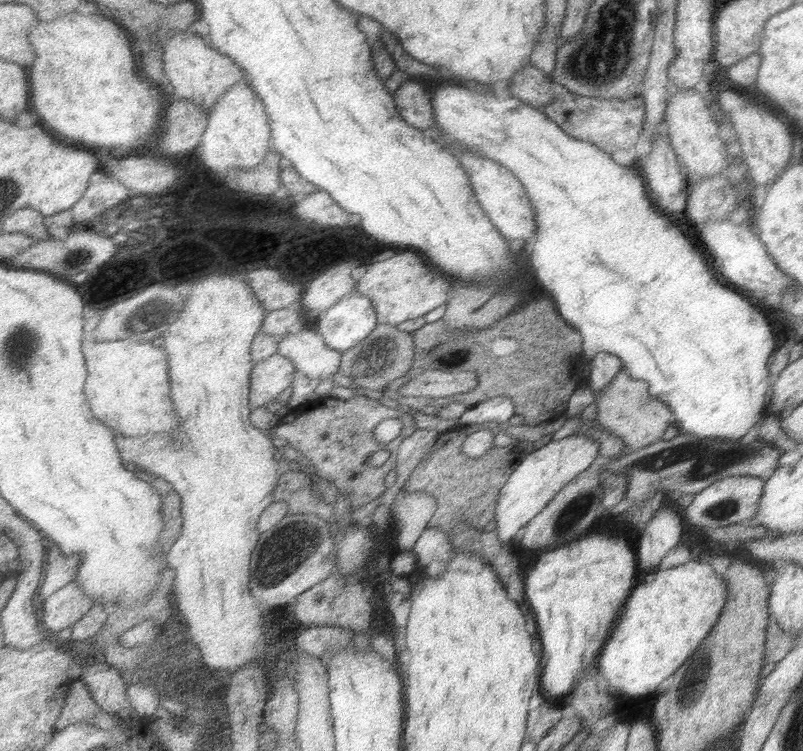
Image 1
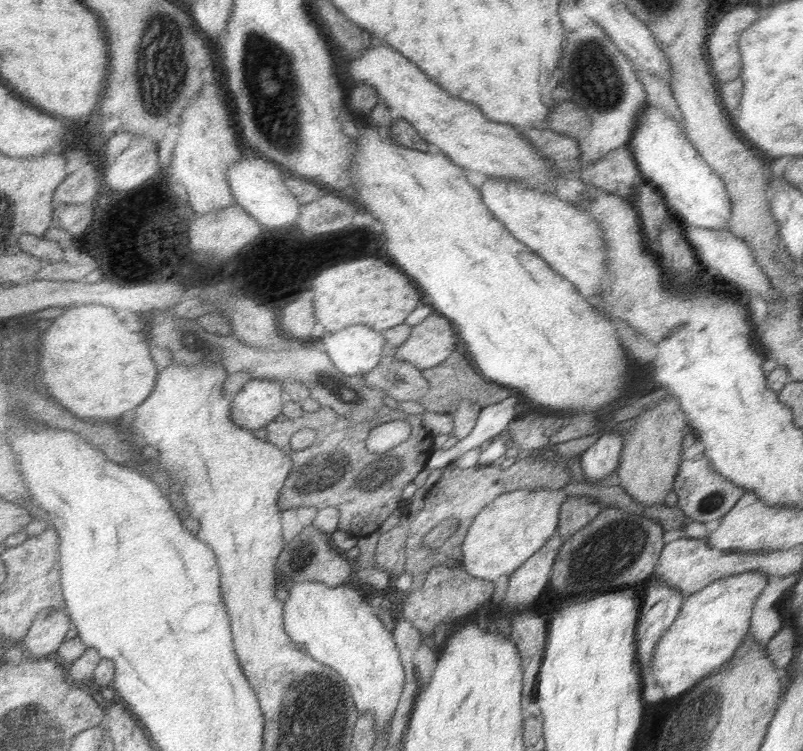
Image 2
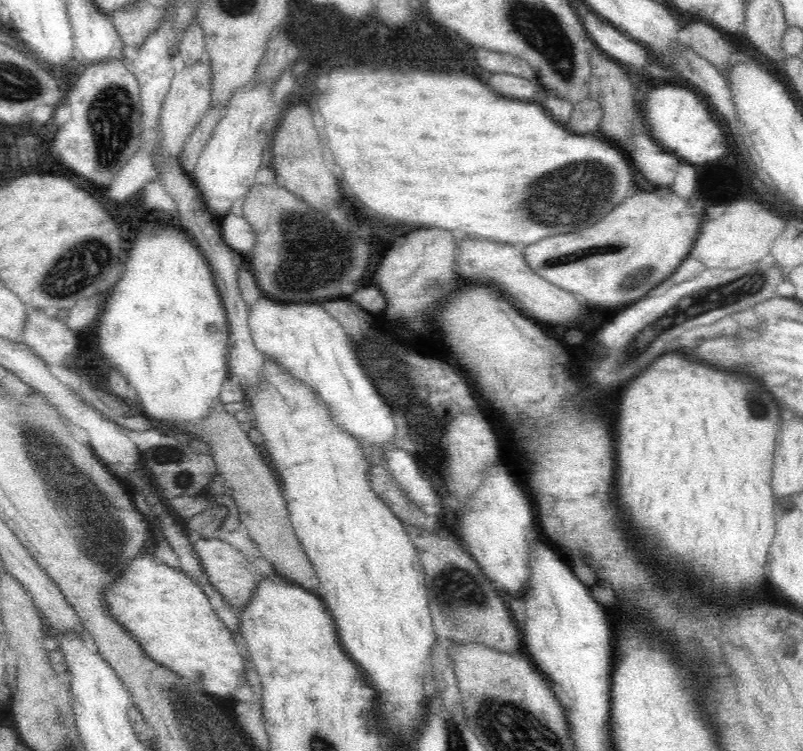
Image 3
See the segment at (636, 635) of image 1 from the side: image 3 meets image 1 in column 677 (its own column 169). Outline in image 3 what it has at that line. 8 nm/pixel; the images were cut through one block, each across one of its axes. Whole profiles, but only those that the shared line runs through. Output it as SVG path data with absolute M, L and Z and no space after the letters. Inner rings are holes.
M142 552L142 556L132 560L126 574L120 576L118 582L106 588L104 602L106 602L106 612L114 620L118 620L118 624L122 624L126 632L130 632L138 640L140 648L156 664L162 664L174 674L178 676L182 674L184 678L190 678L190 680L200 678L202 680L202 684L198 684L200 690L216 694L216 696L228 696L230 692L244 686L242 682L246 680L246 660L244 660L244 654L240 652L240 646L234 634L214 614L214 606L210 604L202 588L182 570L170 568L168 564L160 562L156 556Z

